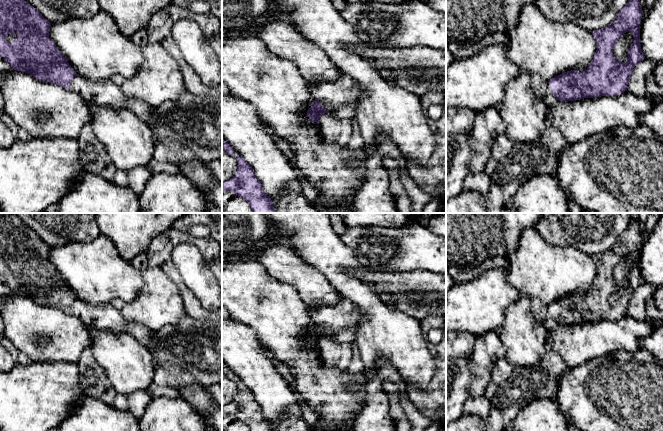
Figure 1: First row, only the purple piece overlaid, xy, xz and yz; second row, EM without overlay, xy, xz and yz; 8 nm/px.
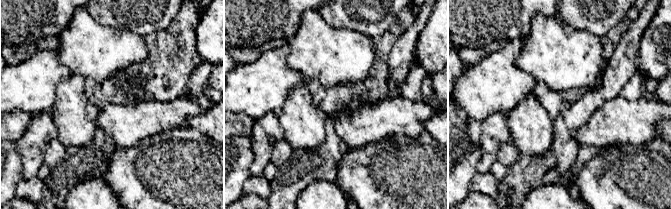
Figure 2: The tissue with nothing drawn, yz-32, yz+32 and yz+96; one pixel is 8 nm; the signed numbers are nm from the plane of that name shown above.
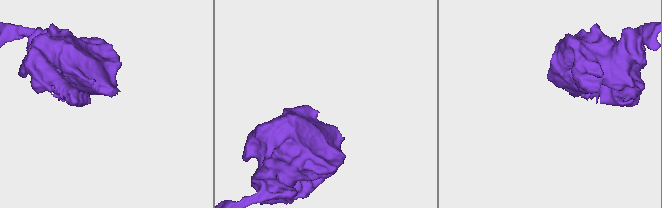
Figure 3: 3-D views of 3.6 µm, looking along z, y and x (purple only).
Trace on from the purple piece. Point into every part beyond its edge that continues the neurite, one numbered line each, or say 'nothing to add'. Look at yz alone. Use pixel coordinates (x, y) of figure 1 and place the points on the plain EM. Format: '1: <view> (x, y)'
1: yz (542, 314)

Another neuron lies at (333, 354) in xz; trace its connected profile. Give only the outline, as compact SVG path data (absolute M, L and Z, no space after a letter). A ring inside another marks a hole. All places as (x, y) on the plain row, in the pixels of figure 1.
M324 337L320 341L319 349L325 366L348 369L352 359L352 343L336 342L330 337Z

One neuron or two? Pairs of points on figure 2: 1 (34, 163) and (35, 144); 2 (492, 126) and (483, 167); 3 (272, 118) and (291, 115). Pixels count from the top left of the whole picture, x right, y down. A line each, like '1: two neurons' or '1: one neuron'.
1: one neuron
2: one neuron
3: two neurons

